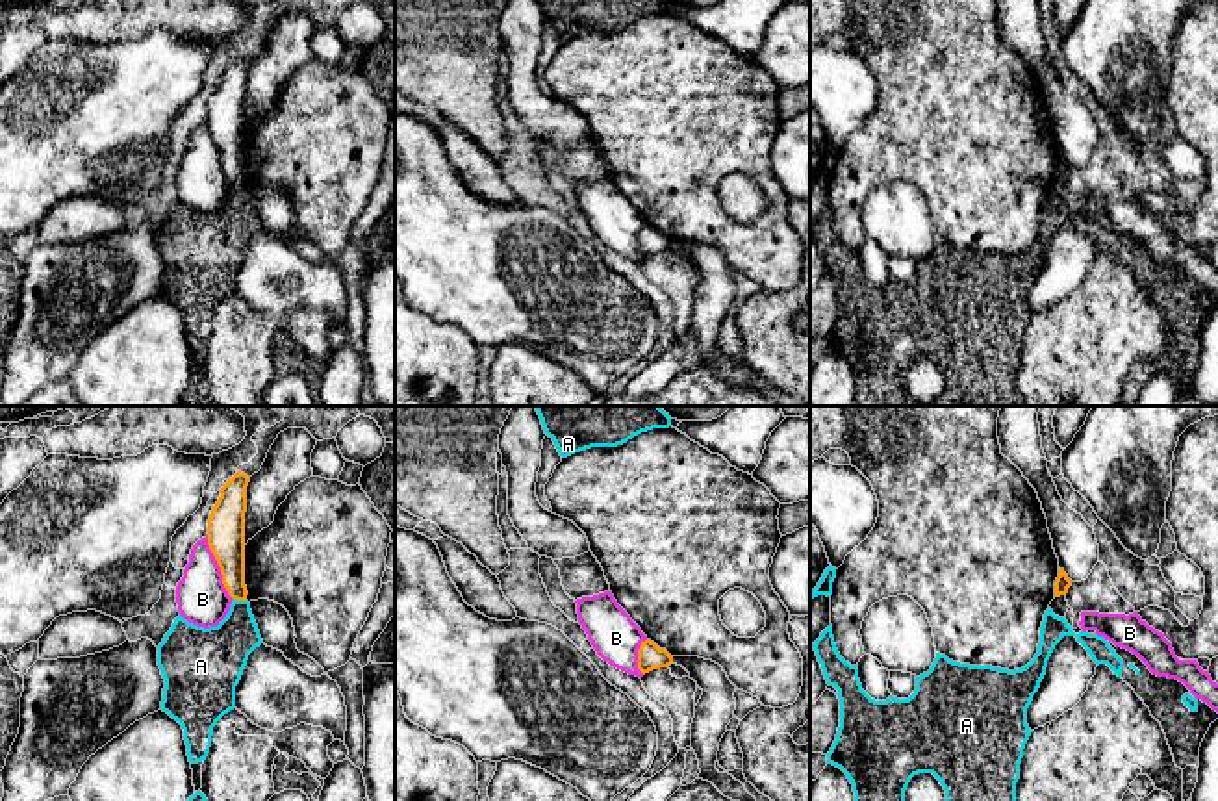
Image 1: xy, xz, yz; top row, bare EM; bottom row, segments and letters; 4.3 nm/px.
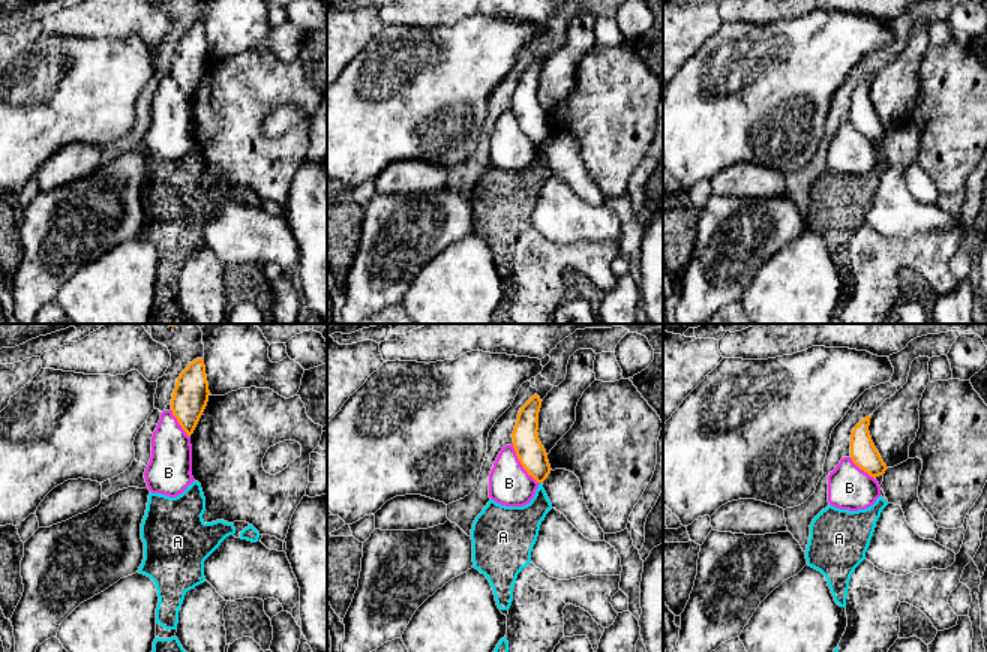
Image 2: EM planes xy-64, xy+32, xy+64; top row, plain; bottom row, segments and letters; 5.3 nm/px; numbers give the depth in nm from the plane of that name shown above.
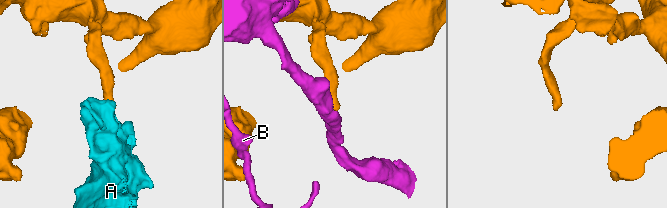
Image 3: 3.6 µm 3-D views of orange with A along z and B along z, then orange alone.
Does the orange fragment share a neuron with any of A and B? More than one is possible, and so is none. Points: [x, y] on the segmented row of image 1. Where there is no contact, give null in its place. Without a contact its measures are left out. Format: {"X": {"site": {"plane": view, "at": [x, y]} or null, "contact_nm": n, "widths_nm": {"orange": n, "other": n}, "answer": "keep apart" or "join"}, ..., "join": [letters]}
{"A": {"site": {"plane": "xy", "at": [240, 599]}, "contact_nm": 70, "widths_nm": {"orange": 150, "other": 240}, "answer": "keep apart"}, "B": {"site": {"plane": "xy", "at": [219, 566]}, "contact_nm": 300, "widths_nm": {"orange": 160, "other": 220}, "answer": "keep apart"}, "join": []}

